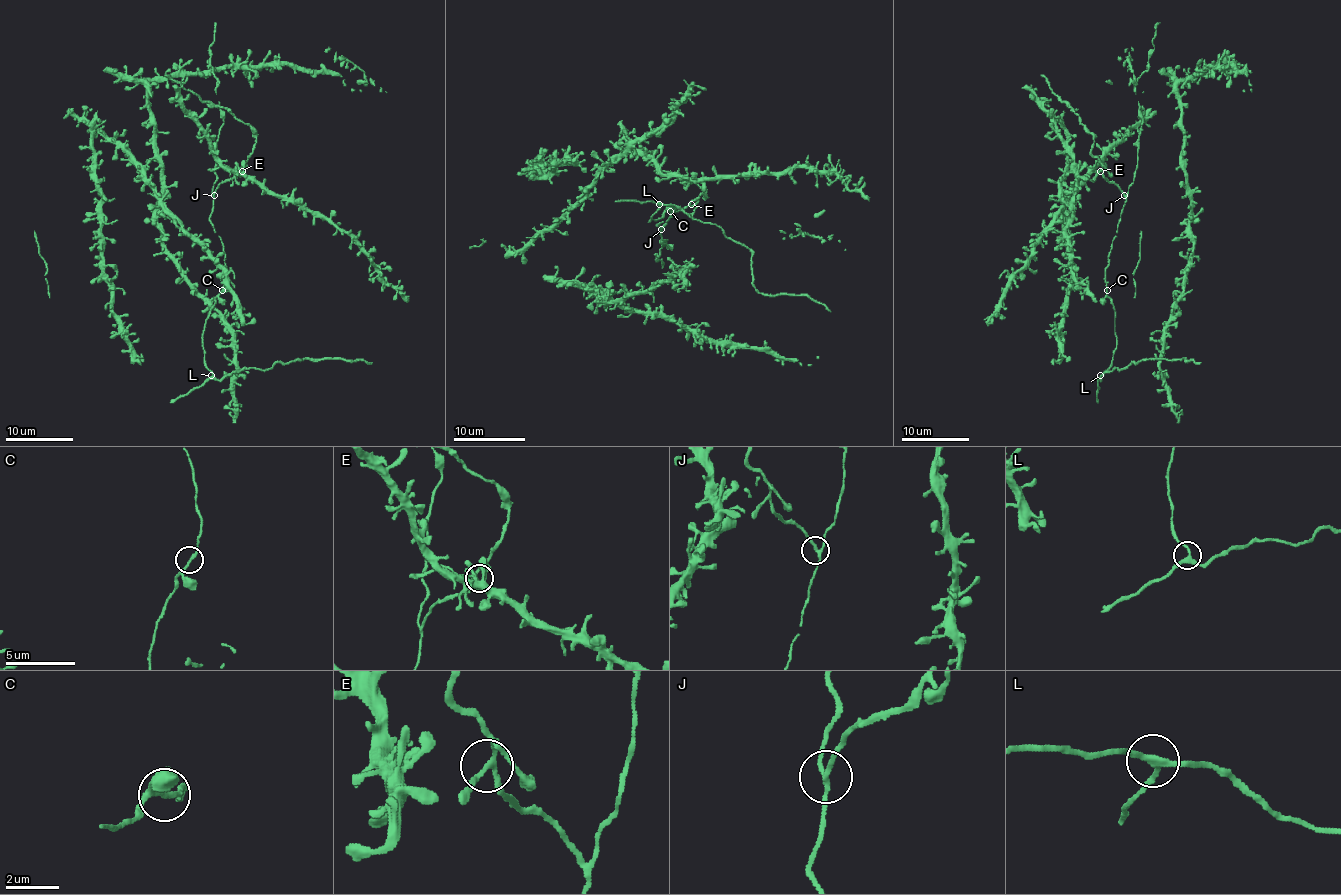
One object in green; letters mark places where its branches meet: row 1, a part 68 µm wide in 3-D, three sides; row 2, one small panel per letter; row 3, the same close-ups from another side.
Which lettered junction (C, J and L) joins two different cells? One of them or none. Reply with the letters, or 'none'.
J

